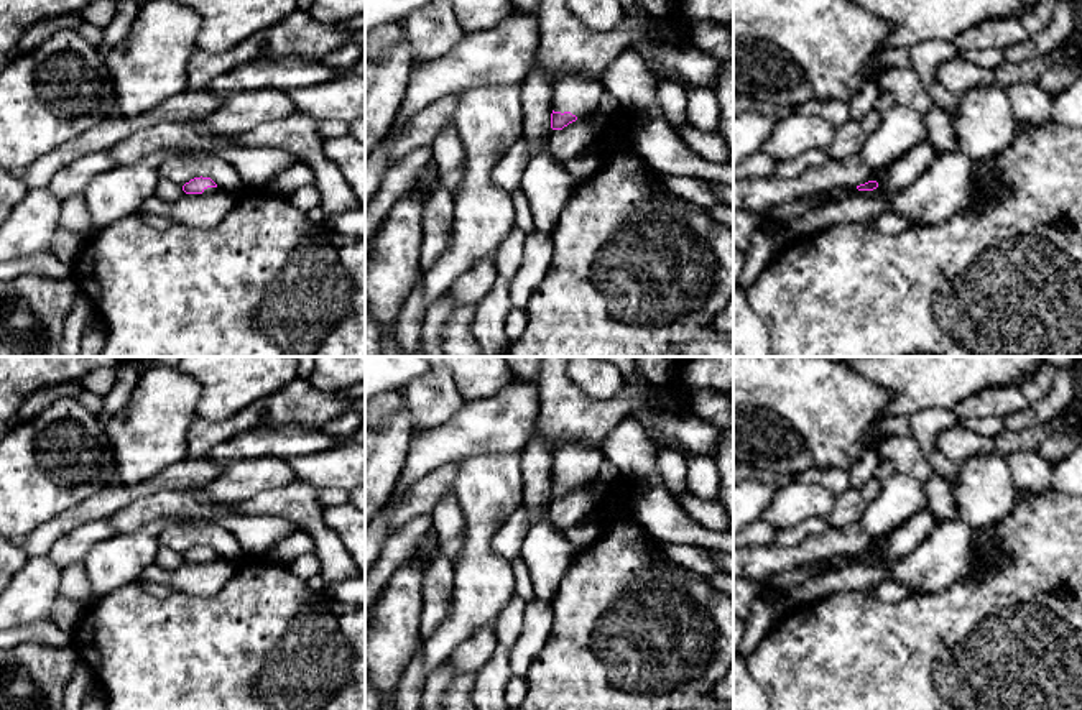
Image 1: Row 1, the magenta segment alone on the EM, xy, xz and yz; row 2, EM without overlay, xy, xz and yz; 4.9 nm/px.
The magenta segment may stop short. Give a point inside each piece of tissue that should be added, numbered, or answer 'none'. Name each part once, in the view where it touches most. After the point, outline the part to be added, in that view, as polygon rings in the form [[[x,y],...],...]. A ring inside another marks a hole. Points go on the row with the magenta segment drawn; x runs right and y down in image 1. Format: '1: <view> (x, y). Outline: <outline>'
1: xz (577, 94). Outline: [[[577,72],[561,74],[553,90],[553,110],[571,112],[577,118],[599,107],[605,92],[600,82]]]

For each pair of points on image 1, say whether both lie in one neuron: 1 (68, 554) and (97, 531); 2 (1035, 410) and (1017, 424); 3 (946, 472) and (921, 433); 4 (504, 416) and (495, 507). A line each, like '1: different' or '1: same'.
1: same
2: same
3: same
4: different

